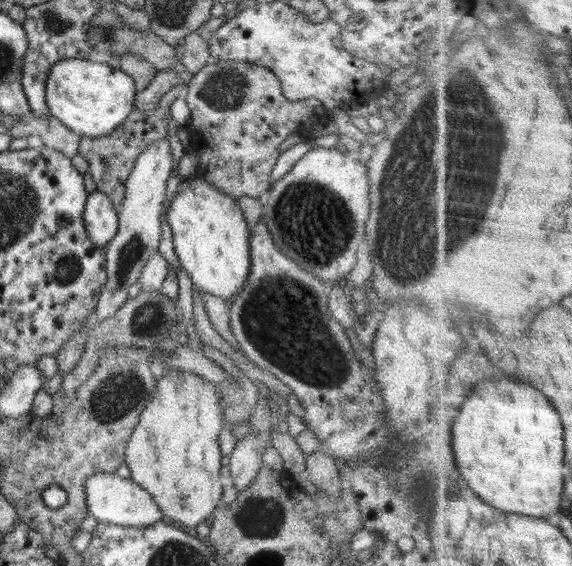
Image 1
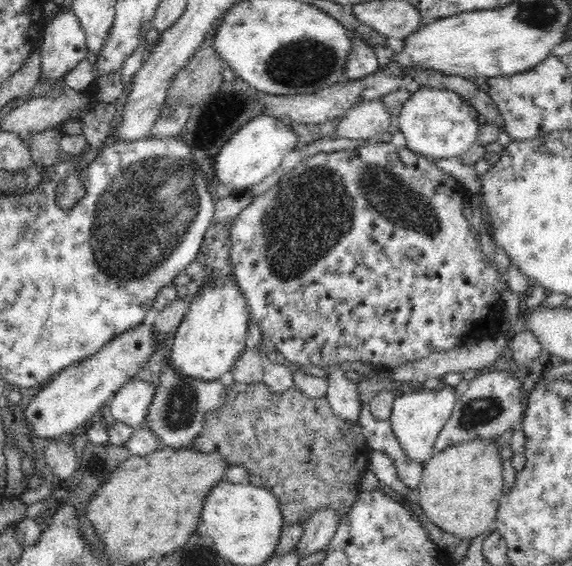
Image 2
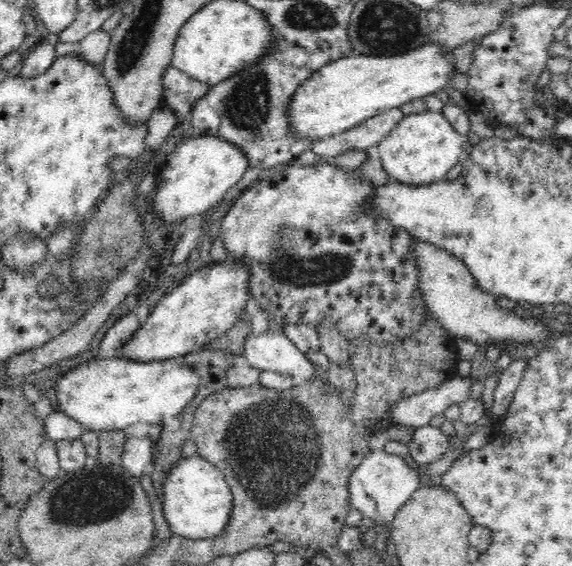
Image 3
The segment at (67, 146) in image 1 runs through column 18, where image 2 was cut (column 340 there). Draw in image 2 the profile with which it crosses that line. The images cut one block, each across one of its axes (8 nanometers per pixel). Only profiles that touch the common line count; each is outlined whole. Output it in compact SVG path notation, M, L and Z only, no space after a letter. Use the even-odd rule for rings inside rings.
M382 98L364 102L342 116L336 136L360 142L373 140L378 134L388 132L392 117Z

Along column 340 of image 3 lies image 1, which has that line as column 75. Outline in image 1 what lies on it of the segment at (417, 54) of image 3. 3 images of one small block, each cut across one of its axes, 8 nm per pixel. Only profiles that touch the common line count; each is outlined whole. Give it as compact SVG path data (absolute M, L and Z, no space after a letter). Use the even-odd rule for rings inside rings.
M100 59L55 62L46 79L45 97L51 116L81 137L109 135L126 120L135 105L135 80L117 64Z

